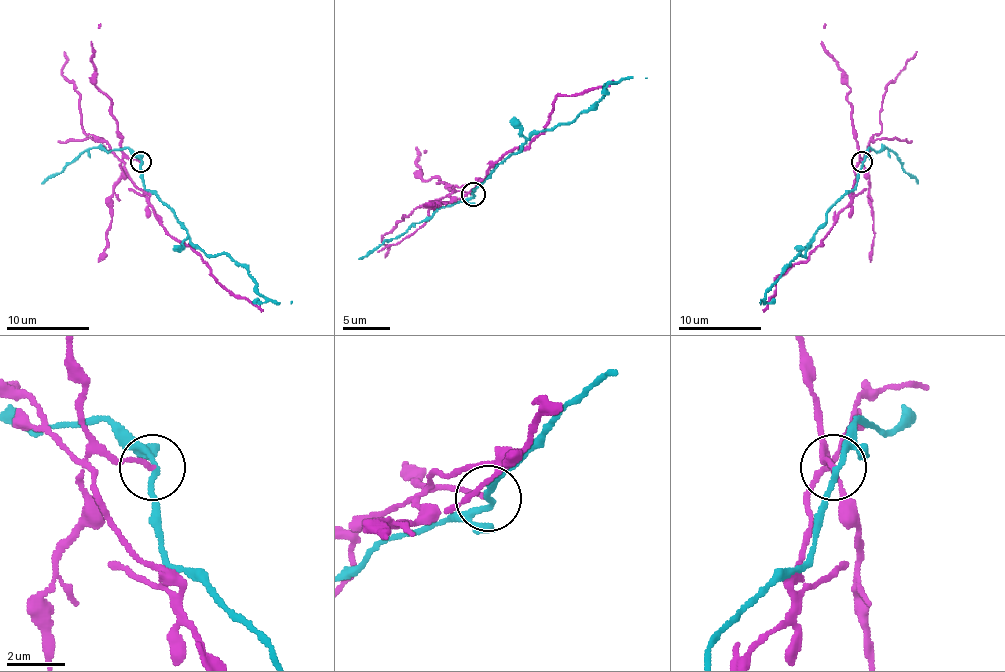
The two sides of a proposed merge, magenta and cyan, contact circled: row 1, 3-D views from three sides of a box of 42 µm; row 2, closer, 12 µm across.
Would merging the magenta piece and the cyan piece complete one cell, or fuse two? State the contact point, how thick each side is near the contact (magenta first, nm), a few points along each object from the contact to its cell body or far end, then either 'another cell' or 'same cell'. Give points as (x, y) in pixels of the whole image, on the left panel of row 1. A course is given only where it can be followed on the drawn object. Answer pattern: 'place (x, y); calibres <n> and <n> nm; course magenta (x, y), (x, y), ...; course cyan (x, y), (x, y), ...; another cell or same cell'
place (141, 161); calibres 150 and 170 nm; course magenta (141, 161), (125, 161), (127, 175), (143, 192), (164, 229), (172, 237), (185, 242), (228, 289), (263, 310); course cyan (141, 161), (143, 186), (193, 244), (214, 256), (228, 254), (247, 271), (259, 293), (292, 302); another cell

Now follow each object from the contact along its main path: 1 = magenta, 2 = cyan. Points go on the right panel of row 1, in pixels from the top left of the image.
1: (861, 161), (855, 175), (853, 200), (805, 260), (793, 264), (776, 279), (776, 289), (762, 310)
2: (861, 161), (857, 186), (830, 208), (826, 221), (803, 256), (797, 254), (760, 302)

